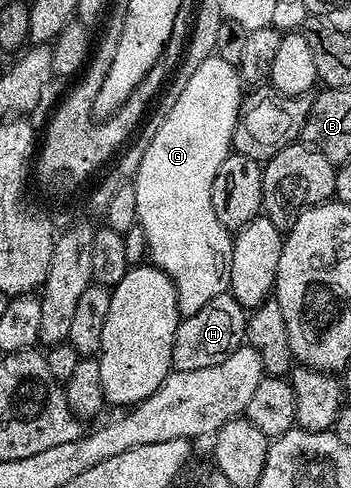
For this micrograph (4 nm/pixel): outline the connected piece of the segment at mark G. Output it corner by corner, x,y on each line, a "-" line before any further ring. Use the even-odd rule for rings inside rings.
215,53
183,82
180,96
173,101
160,128
153,133
148,148
139,156
134,186
137,193
136,222
146,233
148,259
168,274
176,290
180,314
187,317
198,313
202,305
228,291
233,236
222,225
222,221
218,221
218,213
214,213
212,186
222,161
226,161
232,151
234,125
240,116
242,102
242,78
231,62

